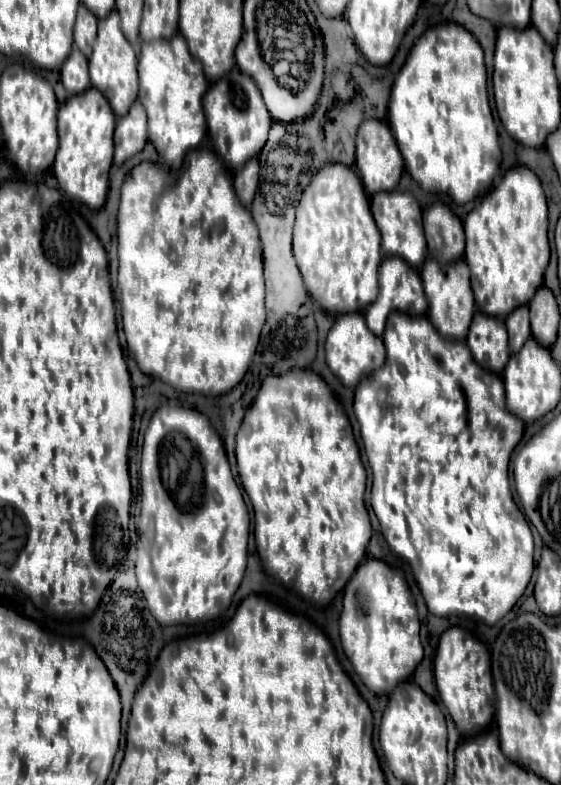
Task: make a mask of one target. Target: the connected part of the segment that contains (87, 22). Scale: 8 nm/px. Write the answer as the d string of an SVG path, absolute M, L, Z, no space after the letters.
M79 6L75 28L73 28L73 42L87 58L93 50L95 36L97 36L97 18L85 6Z

